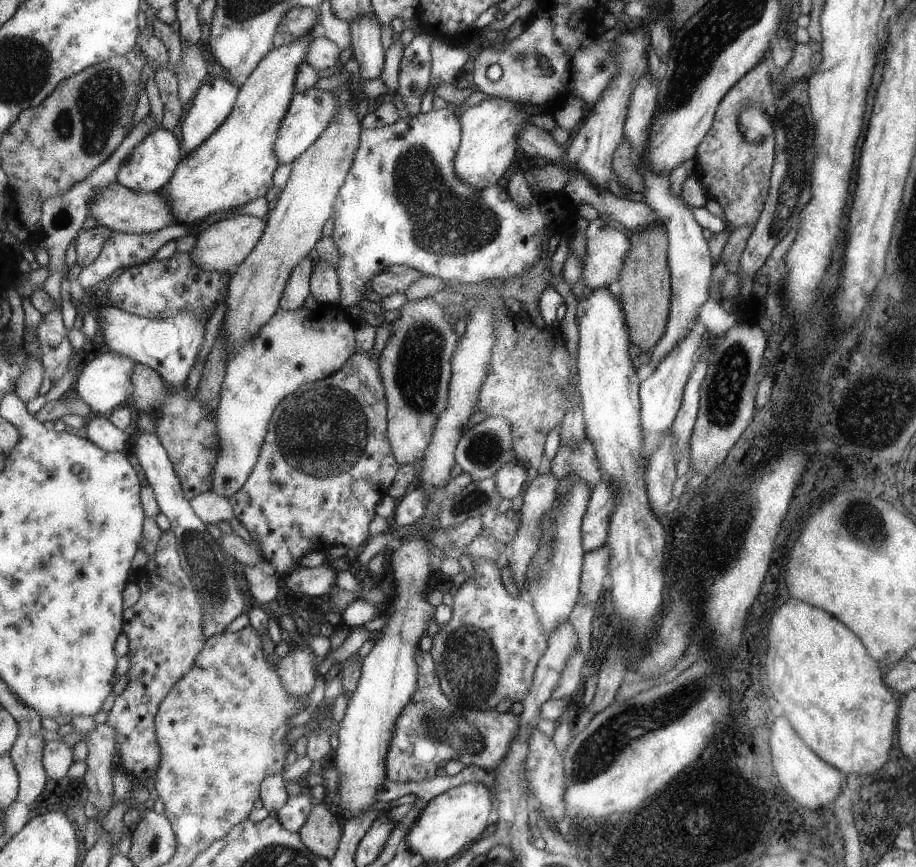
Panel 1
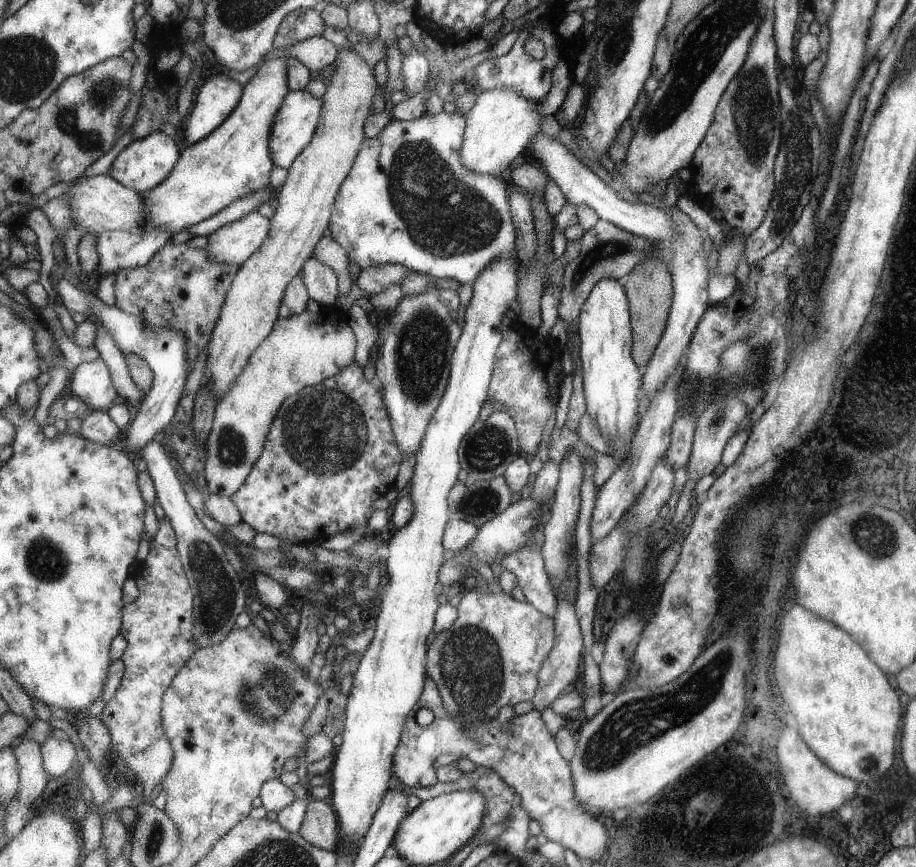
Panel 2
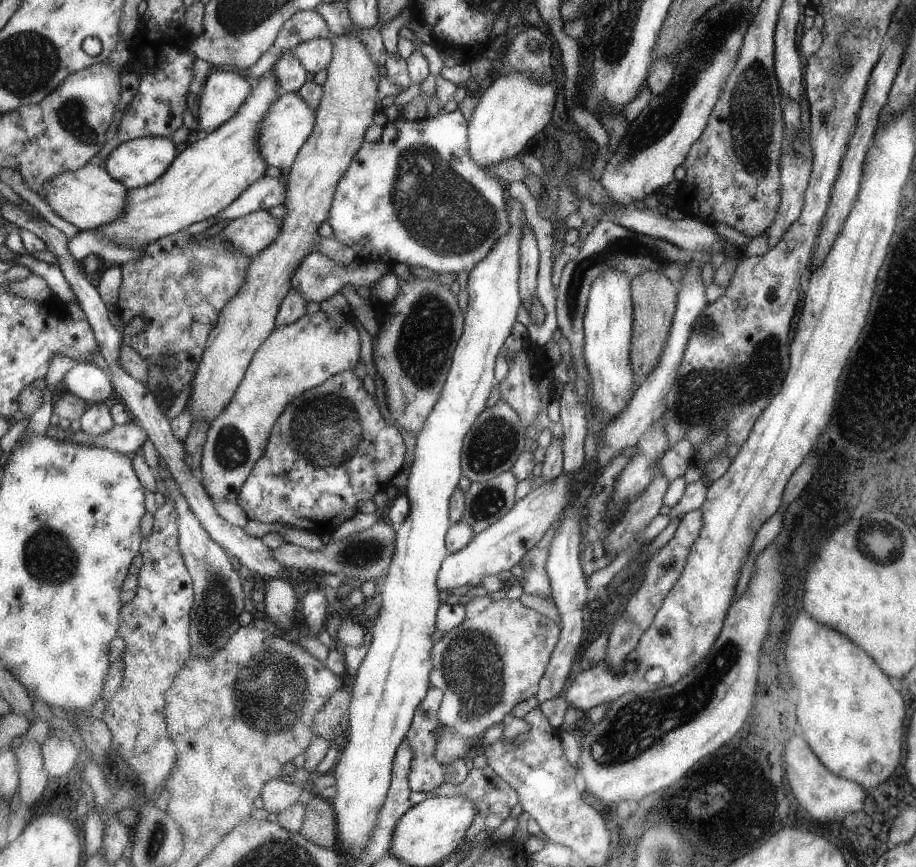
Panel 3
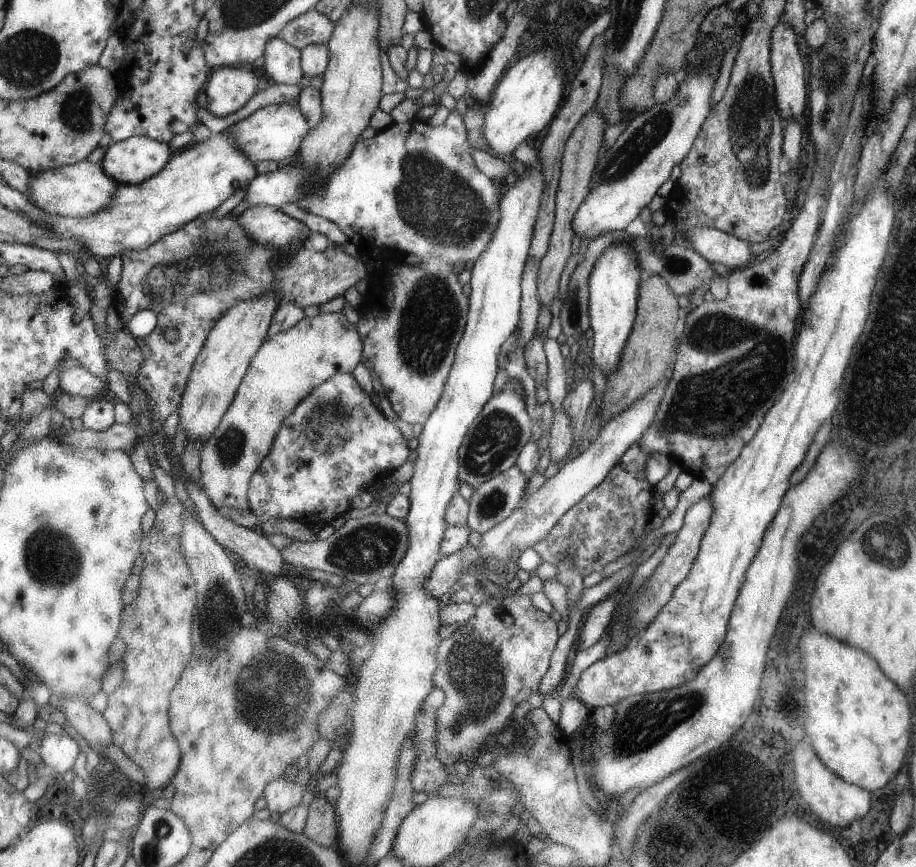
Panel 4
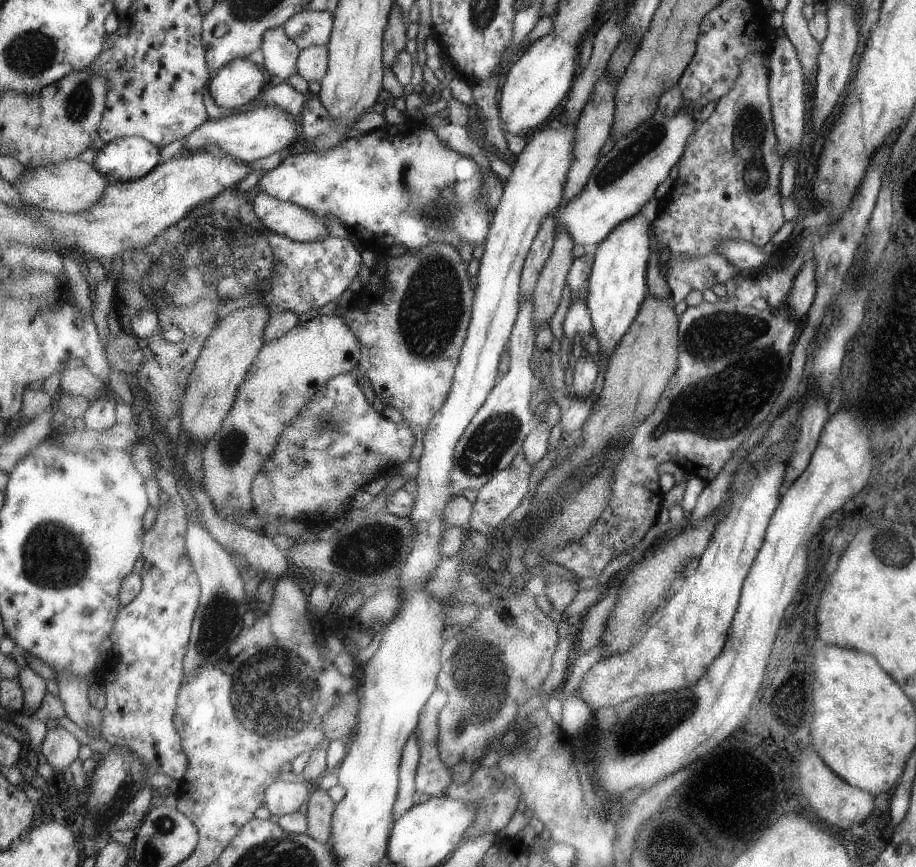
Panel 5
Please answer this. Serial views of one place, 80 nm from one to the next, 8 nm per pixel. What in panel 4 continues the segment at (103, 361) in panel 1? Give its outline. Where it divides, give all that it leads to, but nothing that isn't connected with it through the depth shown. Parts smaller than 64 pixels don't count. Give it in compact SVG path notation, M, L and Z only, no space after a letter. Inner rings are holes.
M85 366L62 368L59 372L60 388L72 395L81 395L90 400L99 399L109 392L107 382L91 374Z

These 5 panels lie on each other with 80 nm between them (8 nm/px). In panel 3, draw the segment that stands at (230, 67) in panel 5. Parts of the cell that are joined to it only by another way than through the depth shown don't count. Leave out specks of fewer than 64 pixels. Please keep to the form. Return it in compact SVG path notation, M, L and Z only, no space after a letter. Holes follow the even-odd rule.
M223 68L205 78L199 98L199 130L192 138L201 138L227 123L251 96L253 86L242 72Z

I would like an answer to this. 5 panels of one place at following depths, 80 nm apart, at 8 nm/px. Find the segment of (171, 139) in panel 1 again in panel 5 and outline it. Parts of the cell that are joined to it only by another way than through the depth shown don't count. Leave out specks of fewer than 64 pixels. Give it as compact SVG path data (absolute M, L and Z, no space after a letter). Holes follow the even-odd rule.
M126 137L100 150L93 164L110 184L137 181L159 167L161 149L145 138Z

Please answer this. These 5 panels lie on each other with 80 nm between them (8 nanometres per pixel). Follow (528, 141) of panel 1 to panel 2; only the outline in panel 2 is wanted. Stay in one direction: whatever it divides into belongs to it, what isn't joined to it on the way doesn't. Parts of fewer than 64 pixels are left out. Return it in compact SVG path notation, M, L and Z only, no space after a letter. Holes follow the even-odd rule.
M542 131L535 132L531 136L530 144L527 144L527 152L541 163L541 167L553 178L555 185L561 190L566 204L575 208L581 205L589 207L597 215L598 219L609 222L617 228L639 235L641 238L649 240L659 240L660 242L669 243L673 236L673 222L669 214L665 211L658 210L655 206L641 204L637 202L626 202L622 200L612 189L603 183L593 172L581 164L581 161L571 152L571 146L565 146L558 139L545 136Z

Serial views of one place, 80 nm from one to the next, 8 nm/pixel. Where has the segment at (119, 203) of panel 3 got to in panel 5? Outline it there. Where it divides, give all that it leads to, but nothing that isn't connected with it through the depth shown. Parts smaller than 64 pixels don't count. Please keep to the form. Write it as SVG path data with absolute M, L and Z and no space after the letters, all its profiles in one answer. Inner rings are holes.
M67 159L55 166L41 165L34 169L27 168L19 180L18 189L22 197L22 205L39 207L52 212L79 213L88 211L98 204L106 194L109 180L94 166L77 159Z

